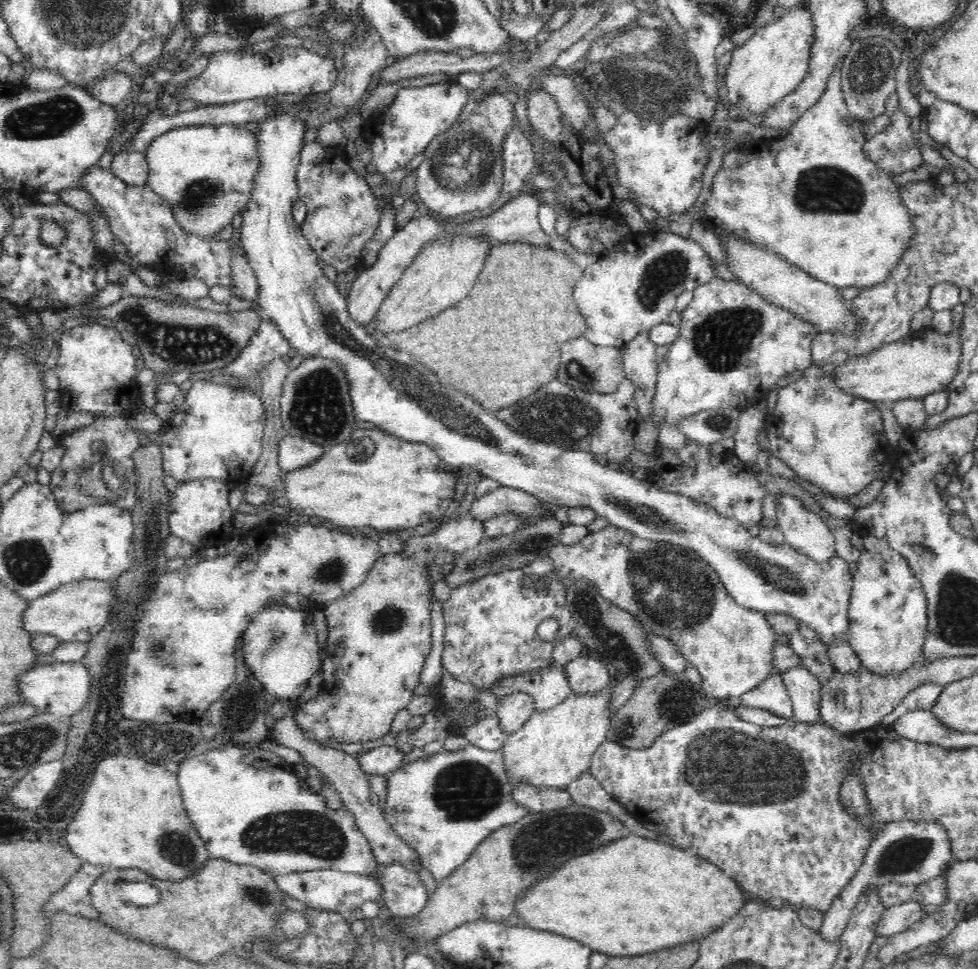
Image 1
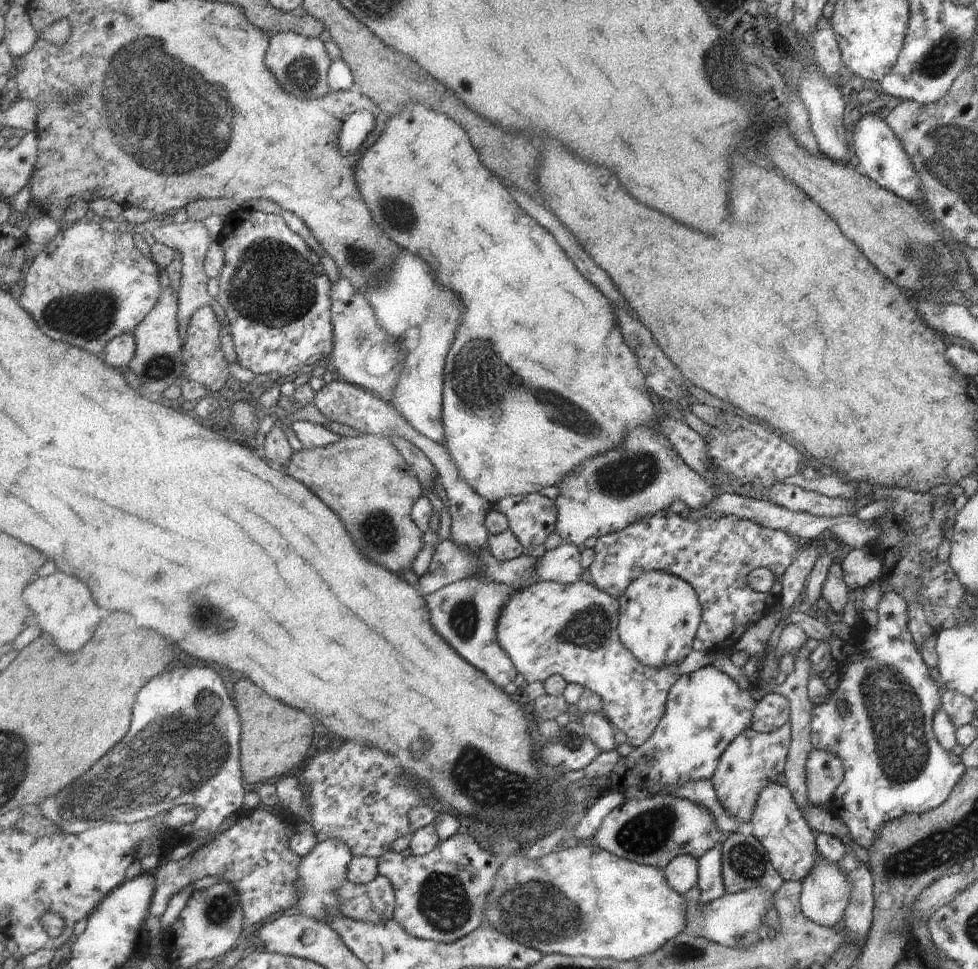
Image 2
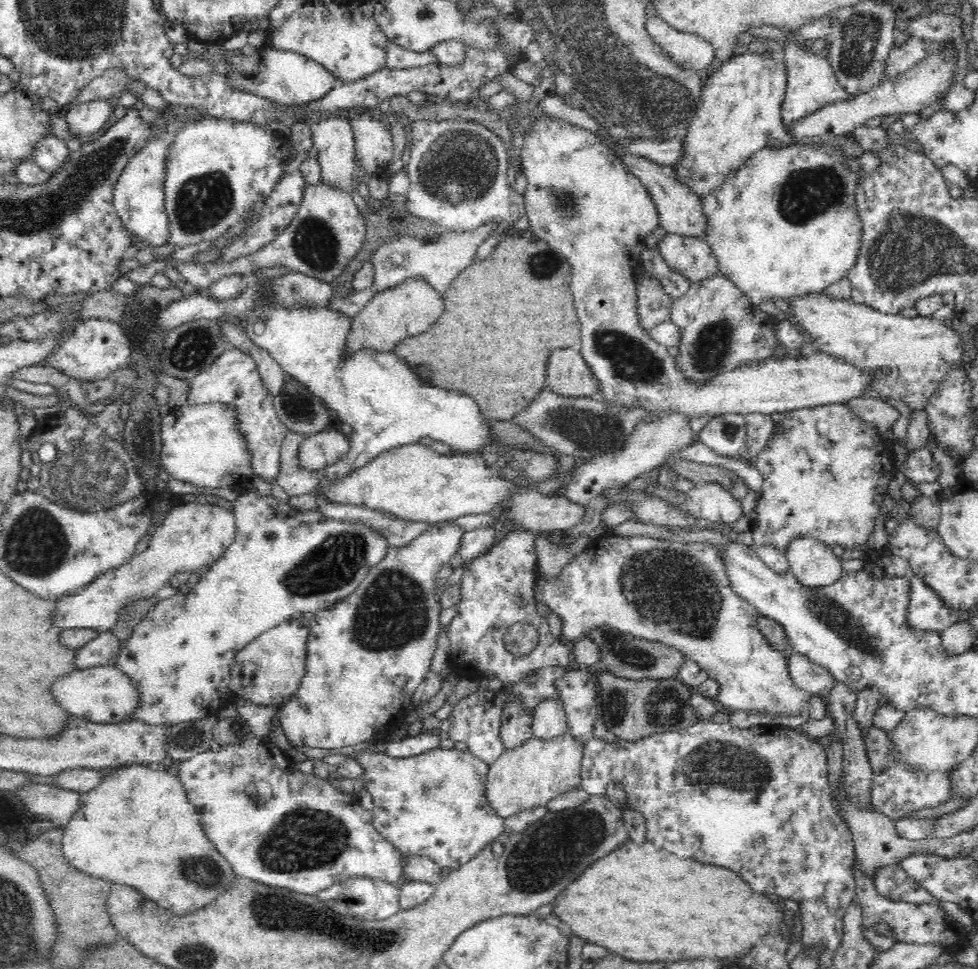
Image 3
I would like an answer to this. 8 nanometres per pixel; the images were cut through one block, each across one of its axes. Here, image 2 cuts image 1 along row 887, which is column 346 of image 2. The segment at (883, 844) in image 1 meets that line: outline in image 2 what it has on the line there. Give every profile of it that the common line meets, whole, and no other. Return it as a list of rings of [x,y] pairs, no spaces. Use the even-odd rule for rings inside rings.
[[[335,838],[335,840],[317,842],[311,852],[301,860],[301,866],[299,866],[299,888],[301,888],[303,896],[301,896],[301,900],[299,900],[299,904],[294,908],[293,912],[303,916],[311,916],[311,918],[317,918],[319,922],[329,924],[327,922],[329,912],[325,912],[325,908],[342,912],[341,900],[337,898],[337,890],[348,880],[347,872],[353,857],[351,849],[343,840]]]

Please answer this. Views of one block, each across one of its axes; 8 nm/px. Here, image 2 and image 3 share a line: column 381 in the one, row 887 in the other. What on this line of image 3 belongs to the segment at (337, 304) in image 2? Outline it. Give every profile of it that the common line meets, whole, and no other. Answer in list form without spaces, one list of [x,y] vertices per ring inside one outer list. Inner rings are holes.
[[[358,877],[345,880],[342,883],[336,882],[324,890],[318,890],[314,895],[339,915],[362,920],[384,920],[400,911],[398,890],[398,885],[379,878]]]

